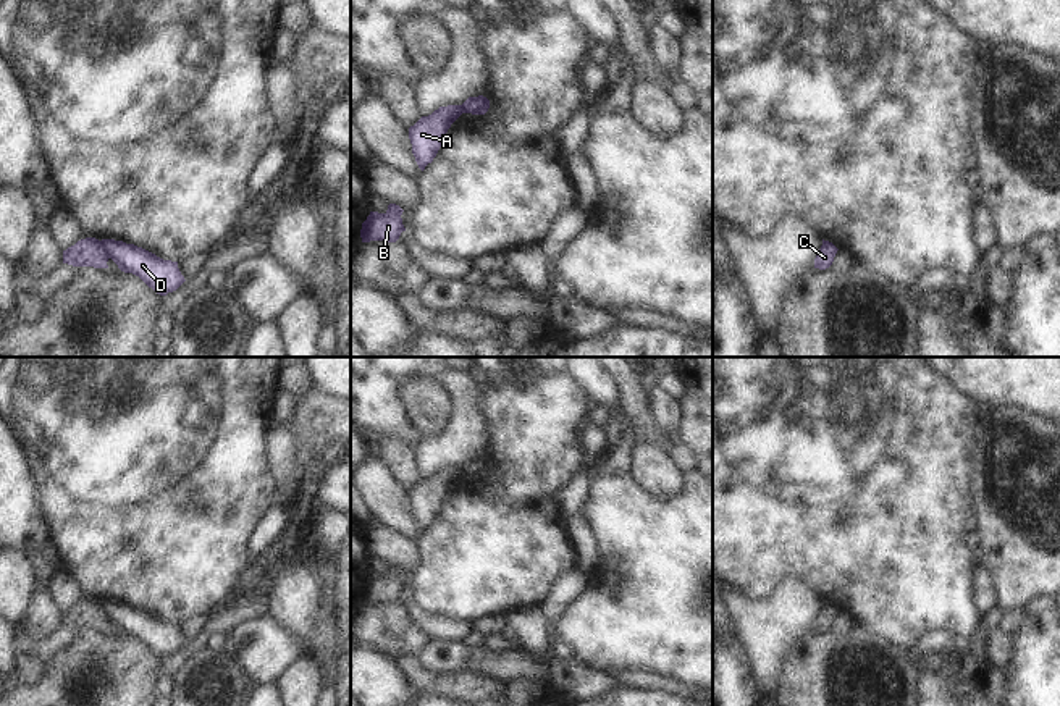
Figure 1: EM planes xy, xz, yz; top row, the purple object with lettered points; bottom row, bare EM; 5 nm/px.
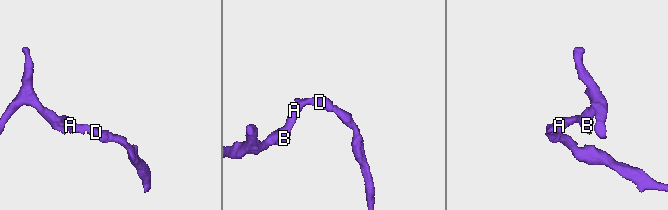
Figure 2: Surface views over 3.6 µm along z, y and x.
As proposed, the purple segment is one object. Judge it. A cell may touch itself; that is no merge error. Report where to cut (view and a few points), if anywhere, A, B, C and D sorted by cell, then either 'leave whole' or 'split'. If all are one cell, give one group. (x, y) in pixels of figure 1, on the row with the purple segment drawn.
cut xy (99, 241), (109, 257); groups A B C / D; split

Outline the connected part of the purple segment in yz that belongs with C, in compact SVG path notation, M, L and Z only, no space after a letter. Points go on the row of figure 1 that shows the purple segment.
M826 241L821 246L821 249L819 249L819 252L814 258L814 268L819 268L819 270L829 268L834 262L834 257L835 257L837 250L839 249L832 242Z

